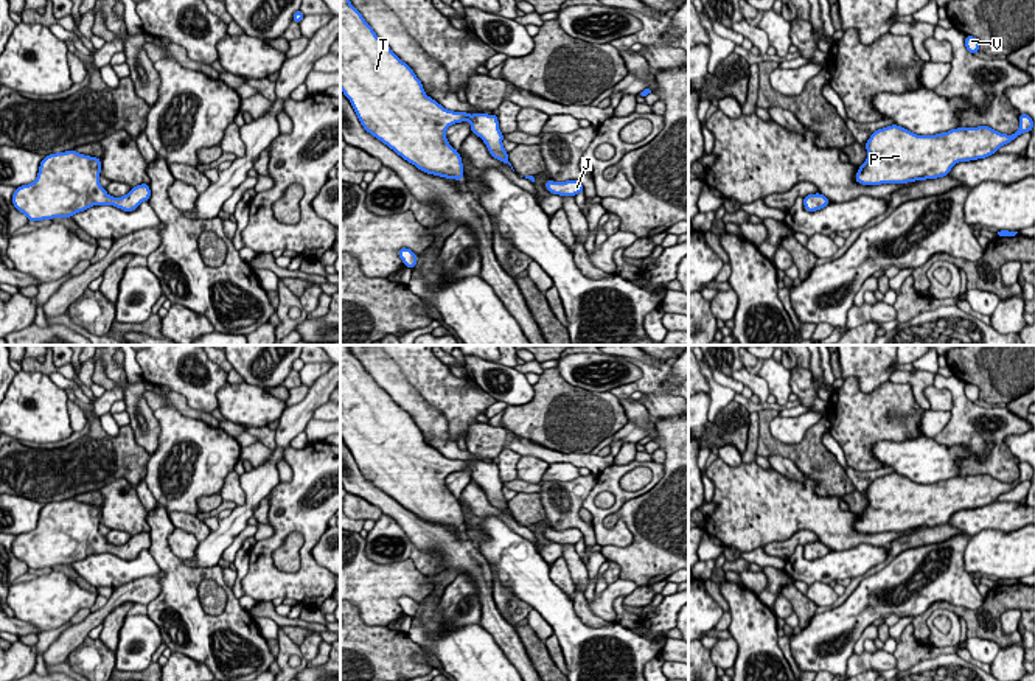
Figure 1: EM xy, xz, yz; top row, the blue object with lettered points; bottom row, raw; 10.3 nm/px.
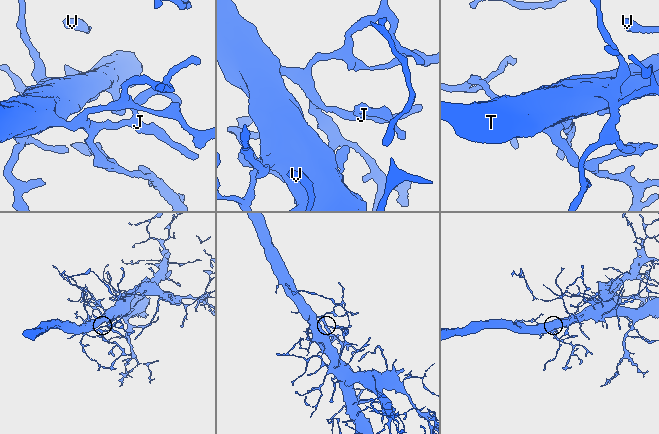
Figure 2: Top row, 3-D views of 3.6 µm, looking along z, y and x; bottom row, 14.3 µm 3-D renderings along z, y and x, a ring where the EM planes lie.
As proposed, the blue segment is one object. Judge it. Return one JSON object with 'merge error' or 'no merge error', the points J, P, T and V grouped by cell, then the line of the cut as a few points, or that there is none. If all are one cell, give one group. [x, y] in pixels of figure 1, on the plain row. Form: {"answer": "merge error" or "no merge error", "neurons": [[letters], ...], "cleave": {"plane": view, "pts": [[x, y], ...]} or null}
{"answer": "no merge error", "neurons": [["J", "P", "T", "V"]], "cleave": null}

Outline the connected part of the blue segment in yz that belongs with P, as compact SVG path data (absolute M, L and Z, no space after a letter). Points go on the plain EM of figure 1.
M1019 462L1019 477L1012 482L1001 482L988 474L957 476L936 484L917 484L901 474L890 473L875 479L867 491L867 507L859 513L855 529L862 533L908 532L915 529L937 527L950 522L959 510L985 507L1013 490L1024 480L1032 480L1033 468L1027 462Z

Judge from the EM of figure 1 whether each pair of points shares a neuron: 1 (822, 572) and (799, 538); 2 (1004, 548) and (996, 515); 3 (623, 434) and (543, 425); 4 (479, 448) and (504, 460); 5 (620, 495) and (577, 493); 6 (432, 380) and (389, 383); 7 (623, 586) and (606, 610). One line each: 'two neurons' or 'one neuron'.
1: two neurons
2: two neurons
3: two neurons
4: two neurons
5: two neurons
6: two neurons
7: one neuron

